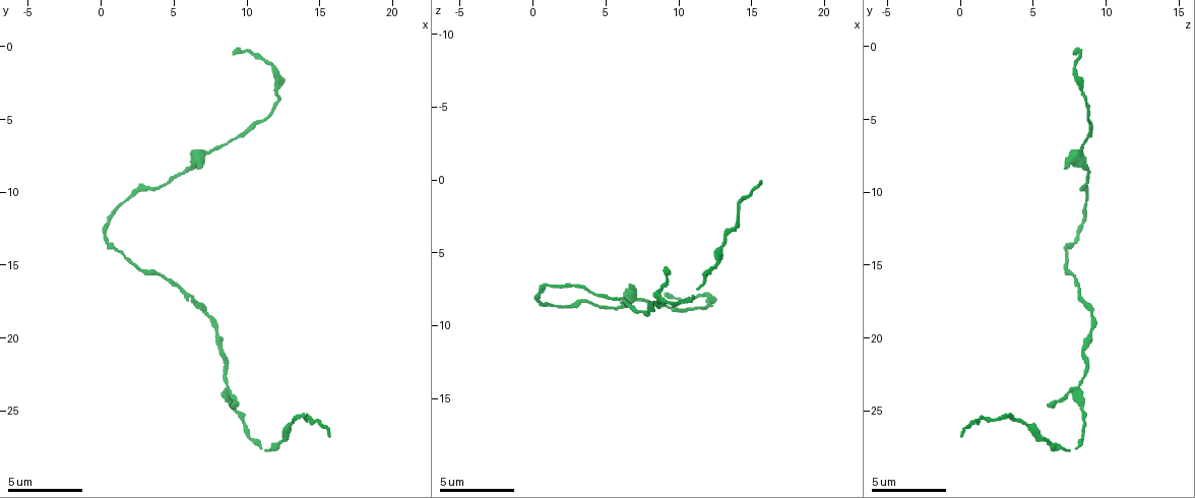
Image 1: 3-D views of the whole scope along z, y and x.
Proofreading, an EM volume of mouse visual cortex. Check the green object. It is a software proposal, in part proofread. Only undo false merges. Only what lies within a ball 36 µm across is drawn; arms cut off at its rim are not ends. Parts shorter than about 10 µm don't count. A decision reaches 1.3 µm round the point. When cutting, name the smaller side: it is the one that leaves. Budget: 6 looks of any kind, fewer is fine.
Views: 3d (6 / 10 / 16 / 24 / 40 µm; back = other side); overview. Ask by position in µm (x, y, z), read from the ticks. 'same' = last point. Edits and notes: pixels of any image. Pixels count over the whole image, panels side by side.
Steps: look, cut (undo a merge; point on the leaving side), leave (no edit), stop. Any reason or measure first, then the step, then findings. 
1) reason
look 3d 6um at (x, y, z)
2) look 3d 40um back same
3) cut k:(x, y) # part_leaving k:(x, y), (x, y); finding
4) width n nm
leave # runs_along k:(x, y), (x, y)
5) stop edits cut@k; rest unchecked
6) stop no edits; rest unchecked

thick turns thin
look 3d 10um at (5.2, 16.6, 8.0)

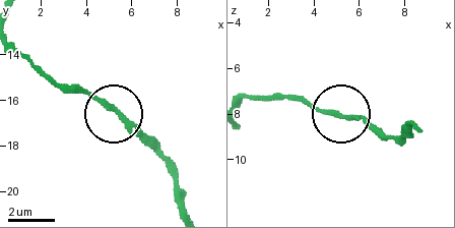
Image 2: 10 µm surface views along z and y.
leave # one neuron here

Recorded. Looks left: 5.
thick turns thin
look 3d 16um at (3.6, 9.6, 8.4)

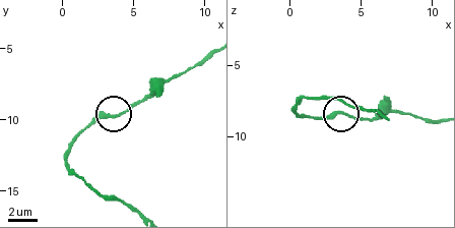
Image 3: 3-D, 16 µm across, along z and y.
leave # one neuron here

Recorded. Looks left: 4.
sudden change in width
look 3d 10um at (7.4, 7.2, 8.4)

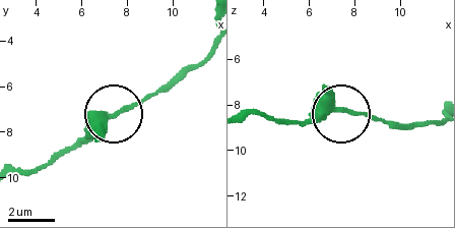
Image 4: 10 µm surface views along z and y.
look 3d 6um at (7.5, 7.1, 8.4)

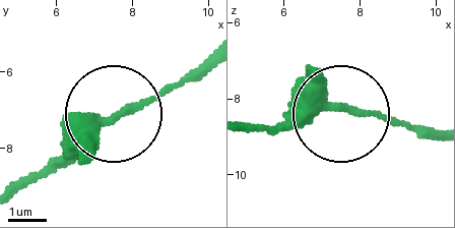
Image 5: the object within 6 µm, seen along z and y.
leave # runs_along 5:(246, 126), (295, 130), (333, 110), (372, 110), (427, 130); continuous, no second neuron

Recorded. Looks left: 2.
stop no edits; rest unchecked

